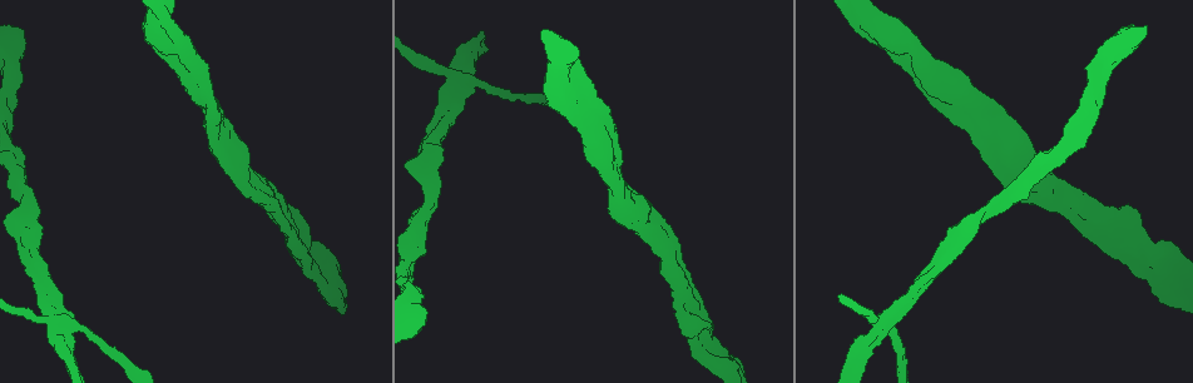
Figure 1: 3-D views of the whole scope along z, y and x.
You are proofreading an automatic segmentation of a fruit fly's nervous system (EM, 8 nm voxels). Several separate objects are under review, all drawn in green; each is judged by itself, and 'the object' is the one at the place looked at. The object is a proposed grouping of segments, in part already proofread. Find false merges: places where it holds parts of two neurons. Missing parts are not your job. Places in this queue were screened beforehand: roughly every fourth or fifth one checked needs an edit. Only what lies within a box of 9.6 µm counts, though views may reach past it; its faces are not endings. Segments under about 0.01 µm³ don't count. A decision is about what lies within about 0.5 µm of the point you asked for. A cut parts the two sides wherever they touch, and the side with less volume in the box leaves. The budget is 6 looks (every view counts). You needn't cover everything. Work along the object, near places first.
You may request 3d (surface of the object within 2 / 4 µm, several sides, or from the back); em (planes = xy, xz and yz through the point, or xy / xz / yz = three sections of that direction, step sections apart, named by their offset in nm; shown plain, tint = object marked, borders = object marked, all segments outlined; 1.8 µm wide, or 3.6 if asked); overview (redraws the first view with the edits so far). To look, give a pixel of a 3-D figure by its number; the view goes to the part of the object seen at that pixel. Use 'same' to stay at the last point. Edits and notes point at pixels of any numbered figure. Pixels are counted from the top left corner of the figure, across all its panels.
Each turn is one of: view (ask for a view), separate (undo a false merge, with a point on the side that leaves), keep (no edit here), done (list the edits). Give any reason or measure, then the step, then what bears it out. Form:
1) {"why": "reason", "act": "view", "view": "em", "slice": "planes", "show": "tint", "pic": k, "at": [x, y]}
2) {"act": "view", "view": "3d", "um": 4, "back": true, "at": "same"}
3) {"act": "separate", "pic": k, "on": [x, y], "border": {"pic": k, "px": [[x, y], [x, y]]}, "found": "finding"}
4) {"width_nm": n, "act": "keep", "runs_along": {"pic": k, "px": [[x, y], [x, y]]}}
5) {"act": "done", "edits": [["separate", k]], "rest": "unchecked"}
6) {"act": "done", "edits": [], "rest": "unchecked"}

{"why": "thick turns thin", "act": "view", "view": "3d", "um": 4, "pic": 1, "at": [985, 126]}

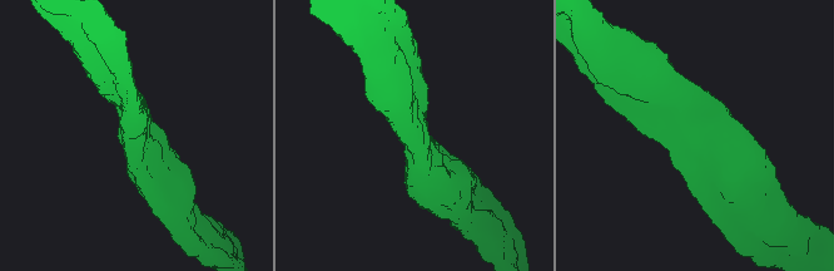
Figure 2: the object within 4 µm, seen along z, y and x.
{"act": "view", "view": "em", "um": 3.6, "slice": "planes", "show": "plain", "pic": 2, "at": [140, 135]}

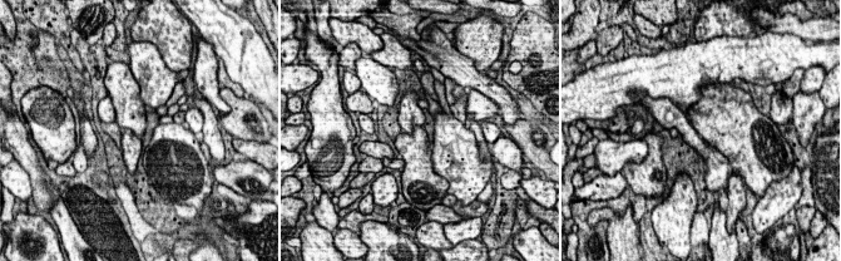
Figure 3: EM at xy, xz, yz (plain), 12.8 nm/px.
{"why": "where the object lies", "act": "view", "view": "em", "um": 3.6, "slice": "planes", "show": "tint", "at": "same"}

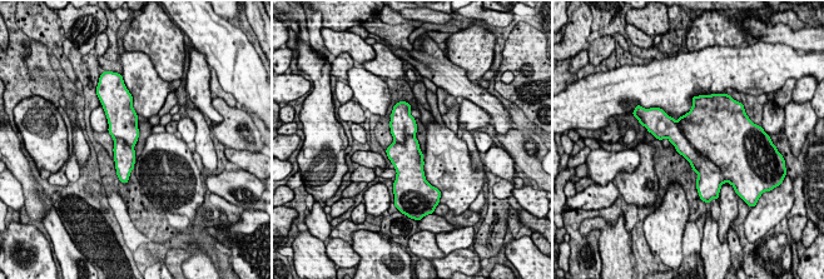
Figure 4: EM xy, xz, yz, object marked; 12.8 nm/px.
{"act": "keep", "found": "all the same neuron"}

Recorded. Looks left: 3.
{"why": "a fork", "act": "view", "view": "em", "um": 3.6, "slice": "planes", "show": "tint", "pic": 1, "at": [585, 118]}

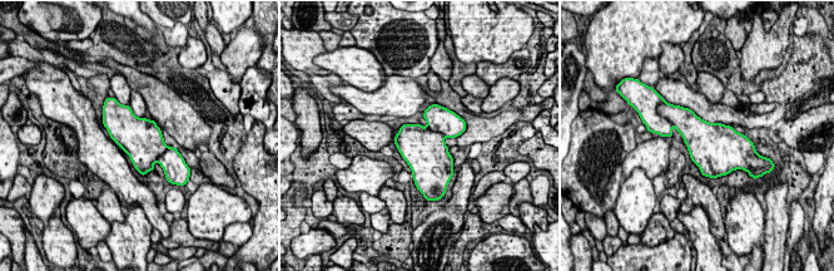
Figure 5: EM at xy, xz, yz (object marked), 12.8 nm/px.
{"width_nm": 550, "act": "keep", "found": "continuous, no second neuron"}

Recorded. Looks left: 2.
{"why": "two arms in line, one across", "act": "view", "view": "em", "slice": "yz", "step": 4, "show": "tint", "pic": 1, "at": [32, 214]}

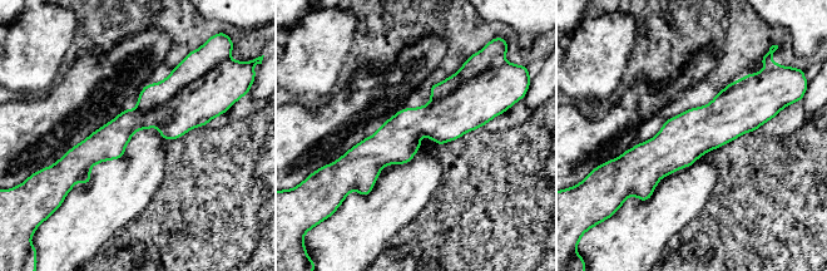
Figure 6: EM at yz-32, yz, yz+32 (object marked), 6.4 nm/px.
{"width_nm": 200, "act": "keep", "runs_along": {"pic": 6, "px": [[486, 109], [346, 162]]}, "found": "one neuron here"}

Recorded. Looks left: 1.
{"act": "done", "edits": [], "rest": "unchecked"}

